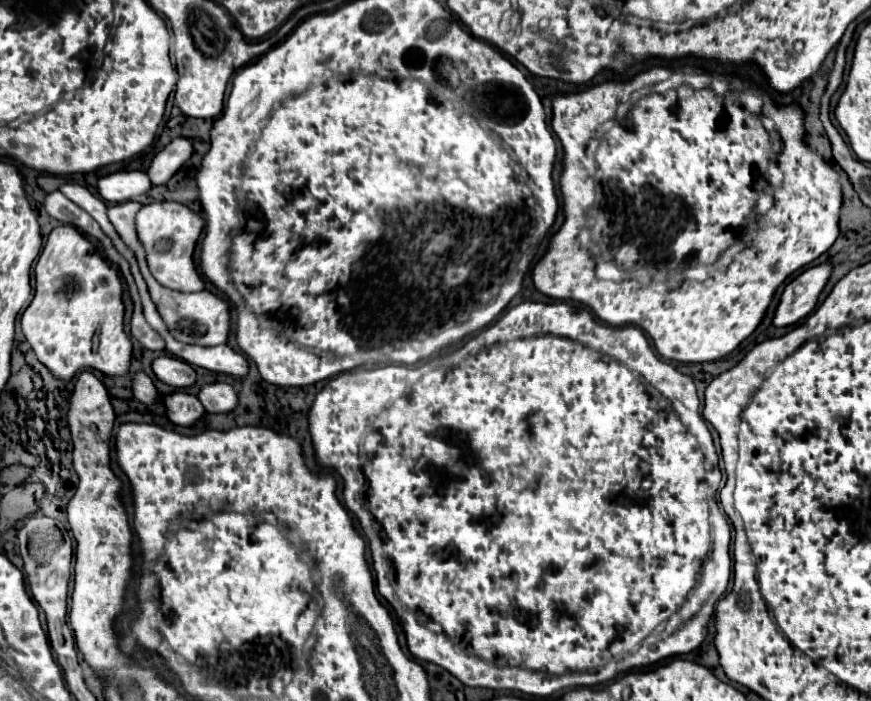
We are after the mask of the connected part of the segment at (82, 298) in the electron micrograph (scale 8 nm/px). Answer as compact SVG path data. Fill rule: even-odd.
M62 224L50 232L34 266L34 276L34 300L24 310L20 324L36 358L50 374L62 382L72 380L84 368L126 376L134 348L124 332L122 280L96 246L74 226Z

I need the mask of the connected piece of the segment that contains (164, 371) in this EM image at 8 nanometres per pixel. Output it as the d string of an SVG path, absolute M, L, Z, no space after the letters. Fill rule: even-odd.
M160 356L152 362L152 370L164 384L172 388L188 388L196 384L196 372L190 364L174 356Z

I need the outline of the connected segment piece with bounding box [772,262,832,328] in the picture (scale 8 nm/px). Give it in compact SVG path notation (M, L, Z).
M824 262L818 266L812 266L804 270L800 276L796 276L782 292L780 304L774 312L772 324L782 328L782 326L792 326L798 320L806 318L818 304L818 296L824 290L828 278L832 274L832 264Z

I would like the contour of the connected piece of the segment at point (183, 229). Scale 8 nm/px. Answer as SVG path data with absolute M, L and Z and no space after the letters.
M152 202L142 206L136 218L138 238L146 248L146 258L152 276L166 288L178 292L200 292L204 290L204 280L200 278L194 264L194 248L204 228L200 214L190 210L180 202Z

